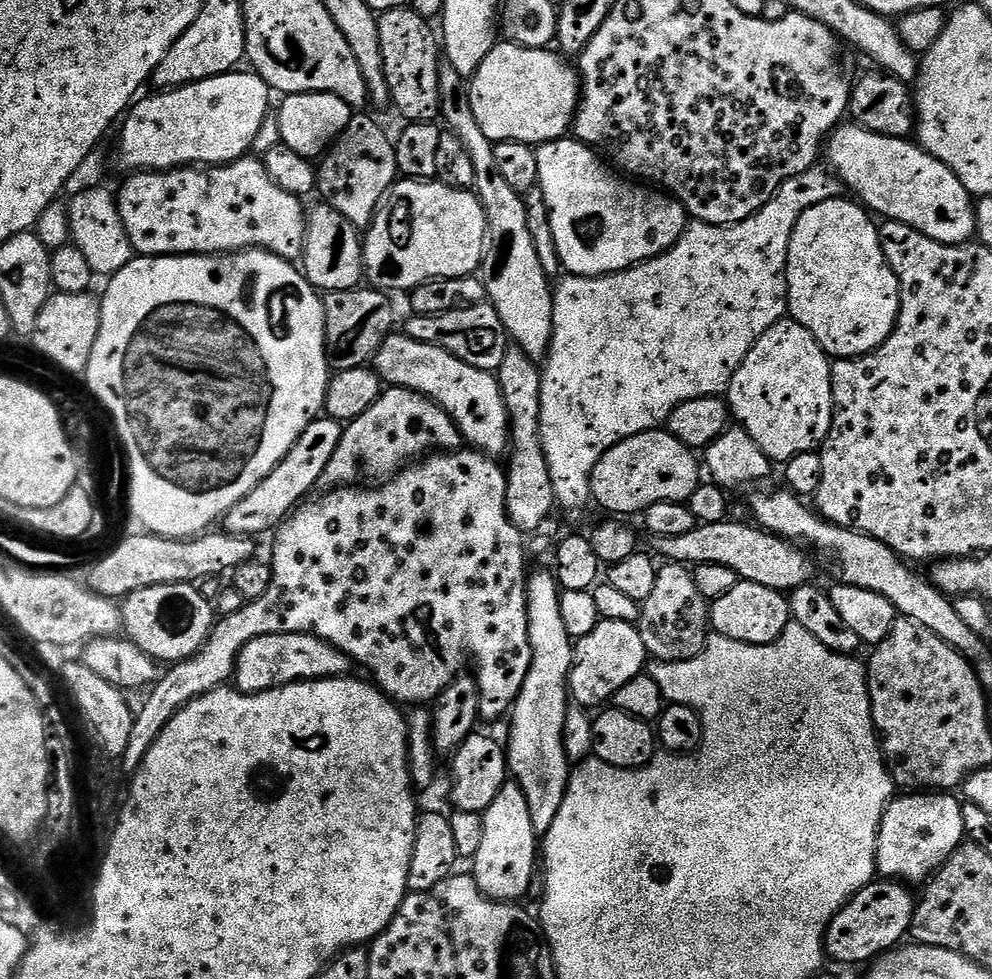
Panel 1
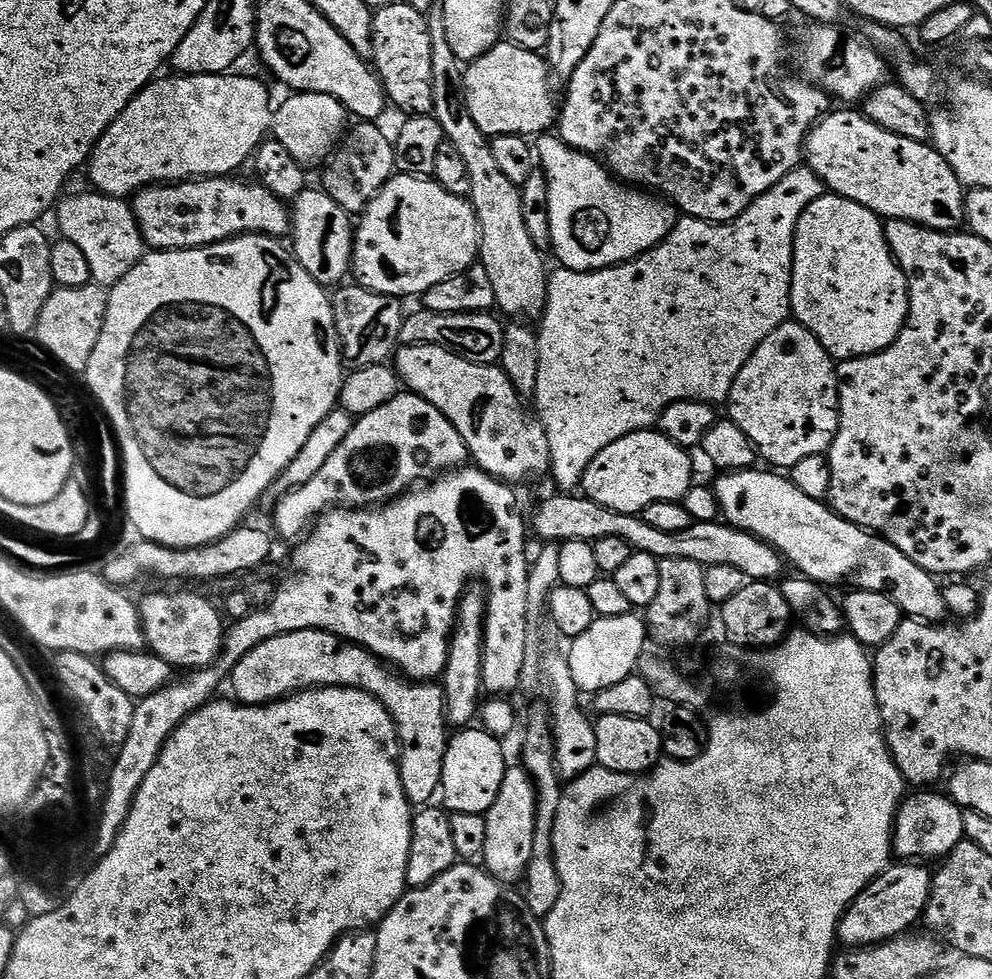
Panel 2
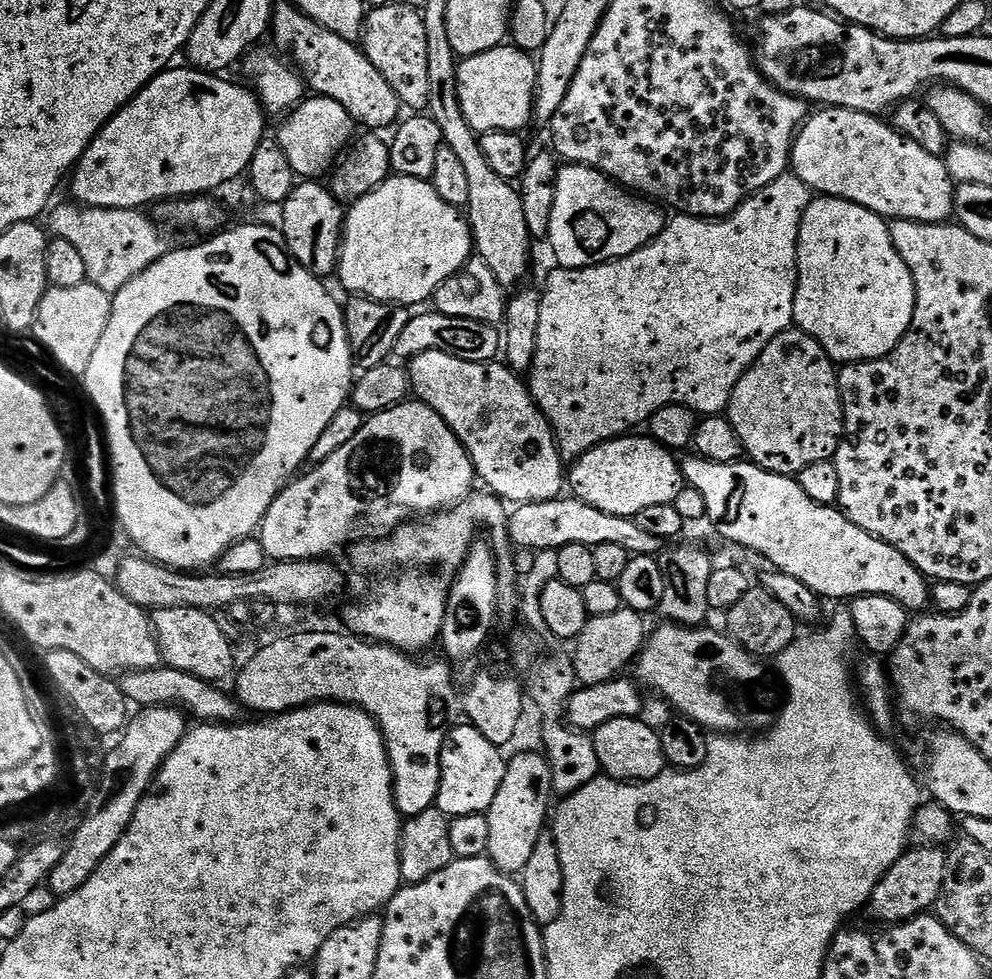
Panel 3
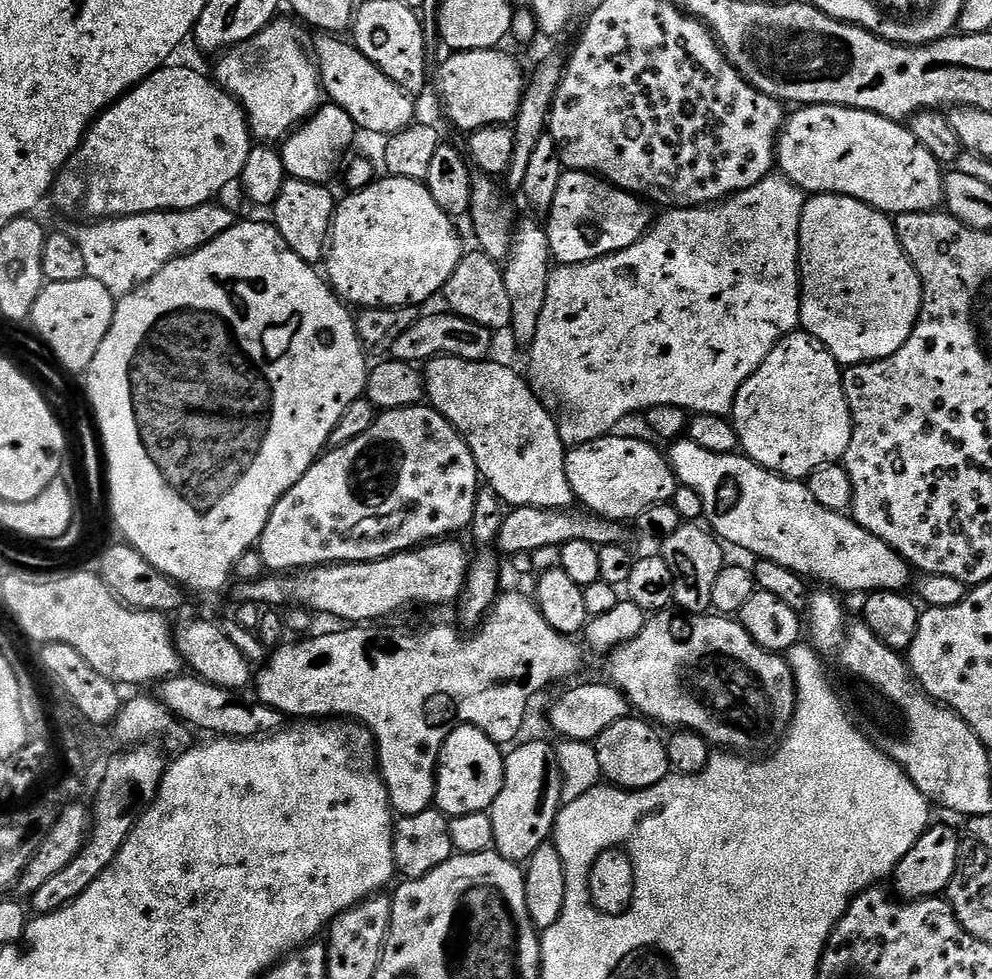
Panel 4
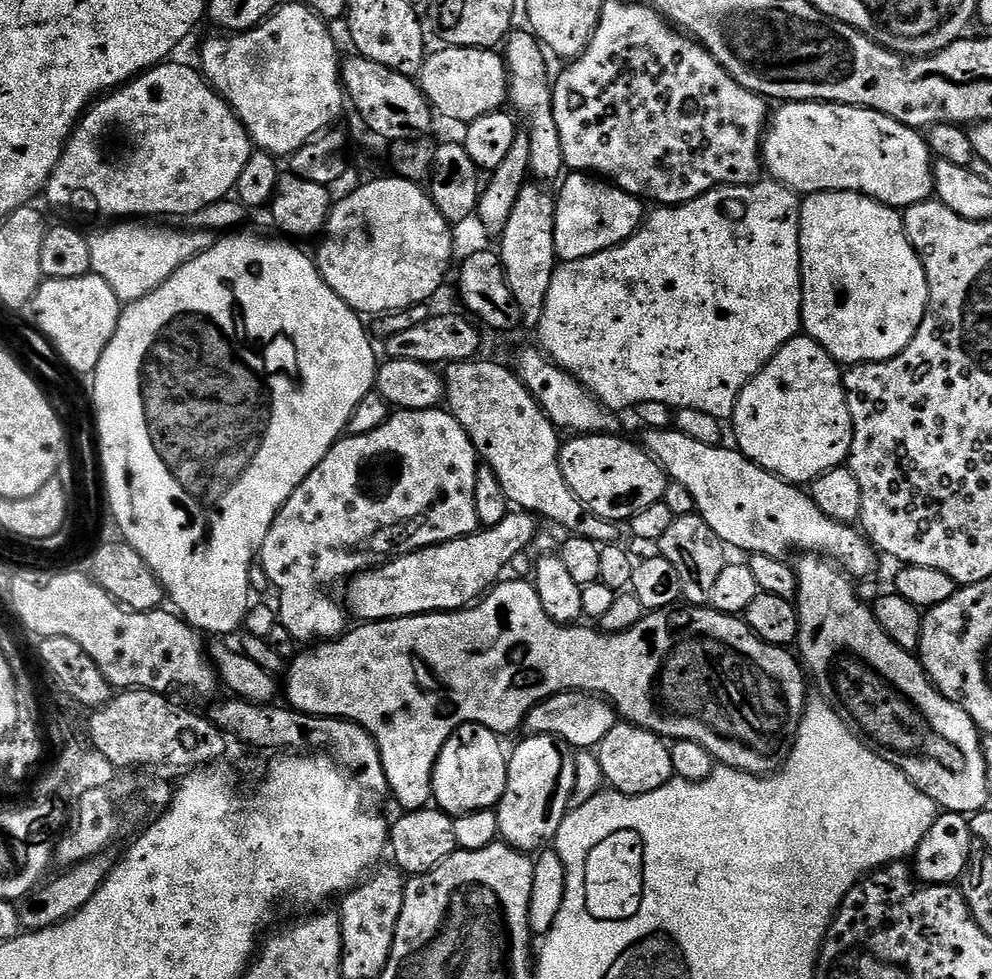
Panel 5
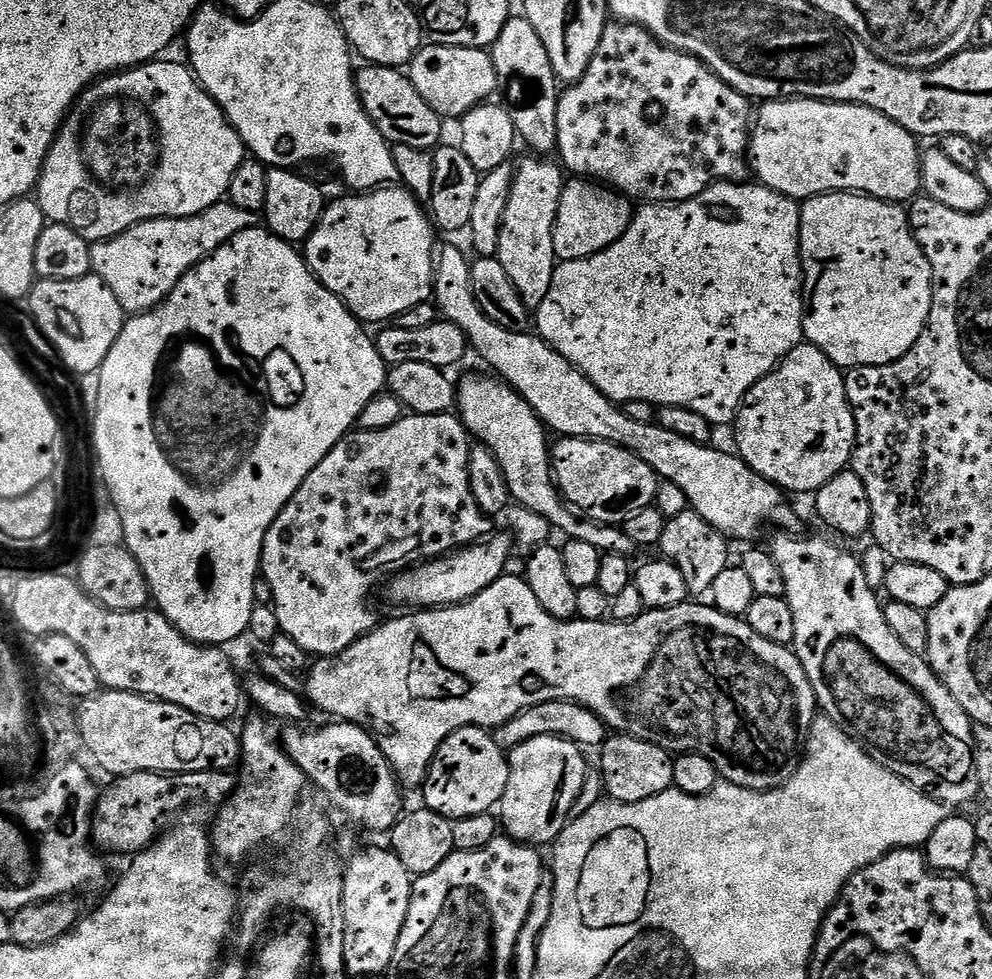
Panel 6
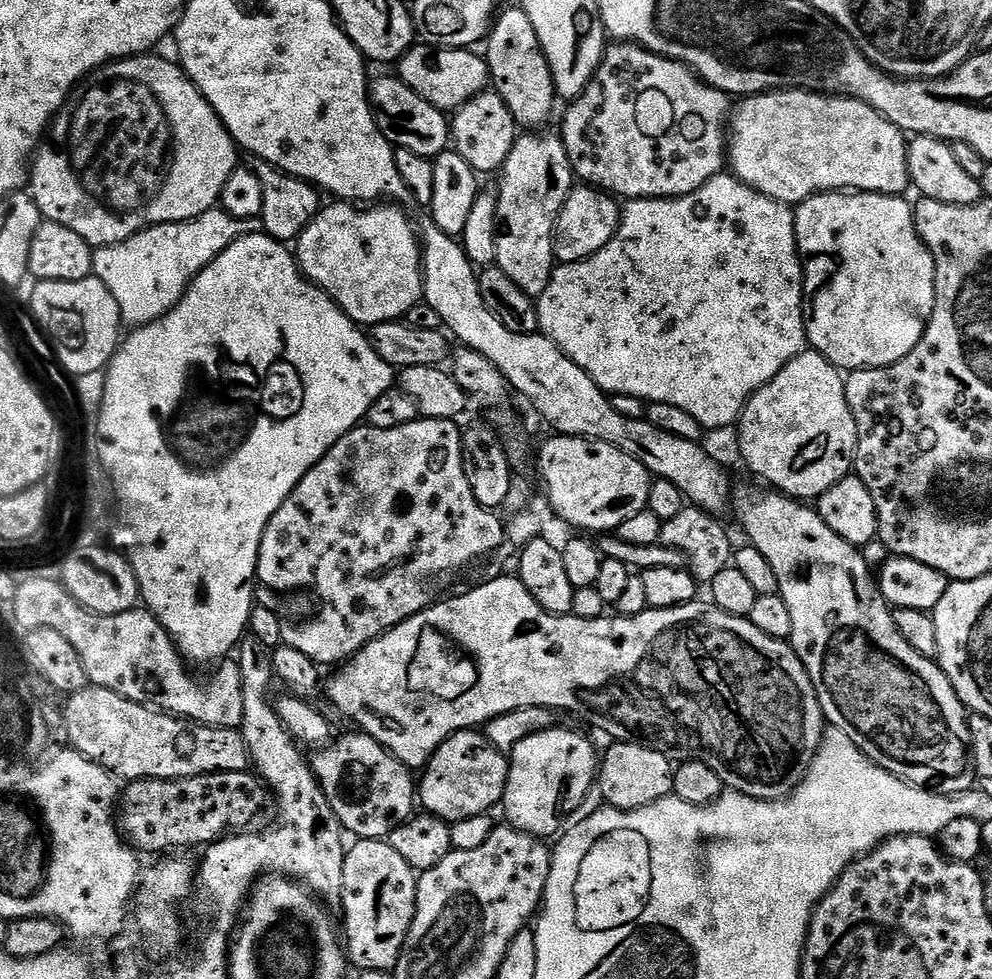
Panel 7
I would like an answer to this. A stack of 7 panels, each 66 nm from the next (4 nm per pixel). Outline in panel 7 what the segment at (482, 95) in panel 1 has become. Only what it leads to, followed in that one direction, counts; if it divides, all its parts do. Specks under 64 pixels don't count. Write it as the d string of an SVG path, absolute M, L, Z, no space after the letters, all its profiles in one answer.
M420 42L409 48L399 61L398 75L418 95L426 98L426 102L441 110L455 110L485 91L490 84L487 59L483 55L475 56L474 52L467 48L442 48Z

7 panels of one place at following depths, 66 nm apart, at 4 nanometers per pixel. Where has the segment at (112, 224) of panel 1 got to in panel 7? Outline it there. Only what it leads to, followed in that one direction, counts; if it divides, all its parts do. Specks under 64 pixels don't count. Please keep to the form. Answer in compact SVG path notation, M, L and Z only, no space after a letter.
M217 206L206 210L198 218L173 224L155 224L142 230L126 242L98 248L92 254L92 270L114 294L118 302L120 319L125 325L139 326L162 318L184 296L192 279L200 273L222 250L226 250L238 238L255 232L264 232L264 221L239 220Z

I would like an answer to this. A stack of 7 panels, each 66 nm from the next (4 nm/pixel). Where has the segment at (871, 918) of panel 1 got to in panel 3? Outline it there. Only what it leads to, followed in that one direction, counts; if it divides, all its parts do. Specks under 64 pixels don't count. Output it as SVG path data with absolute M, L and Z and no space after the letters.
M912 846L894 862L890 871L874 886L870 909L873 921L884 926L901 924L923 916L935 909L936 899L942 894L942 882L946 878L948 853L940 846Z

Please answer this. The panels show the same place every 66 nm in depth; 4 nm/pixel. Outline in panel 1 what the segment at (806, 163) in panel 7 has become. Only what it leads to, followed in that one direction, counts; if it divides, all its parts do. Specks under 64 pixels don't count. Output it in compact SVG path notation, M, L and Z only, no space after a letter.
M848 122L828 137L826 160L827 156L832 163L831 171L838 177L841 185L847 191L849 188L853 192L849 193L877 217L902 222L926 234L926 238L934 238L934 242L943 244L966 244L976 236L976 209L972 193L966 190L966 186L962 186L960 177L955 176L942 161L921 148L919 143L898 136L874 134L861 128L859 124Z

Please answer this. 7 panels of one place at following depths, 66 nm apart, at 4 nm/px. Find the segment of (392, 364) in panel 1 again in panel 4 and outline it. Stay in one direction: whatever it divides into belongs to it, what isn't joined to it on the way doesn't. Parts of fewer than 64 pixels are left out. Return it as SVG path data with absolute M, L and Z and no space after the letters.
M438 356L435 360L427 361L422 372L427 403L455 426L474 454L476 469L483 483L505 505L512 508L571 509L574 497L564 469L566 445L560 437L557 417L544 409L545 401L537 395L525 377L523 380L514 369L504 364L491 364L490 361L488 358L464 360L461 356Z

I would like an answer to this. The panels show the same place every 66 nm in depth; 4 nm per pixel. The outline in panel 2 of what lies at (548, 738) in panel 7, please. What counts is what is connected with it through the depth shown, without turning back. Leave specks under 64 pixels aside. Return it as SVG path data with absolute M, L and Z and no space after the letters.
M523 766L509 767L502 778L502 790L494 798L494 806L486 814L486 850L482 857L483 867L495 880L519 881L530 862L530 850L534 850L536 829L536 787L532 776Z

